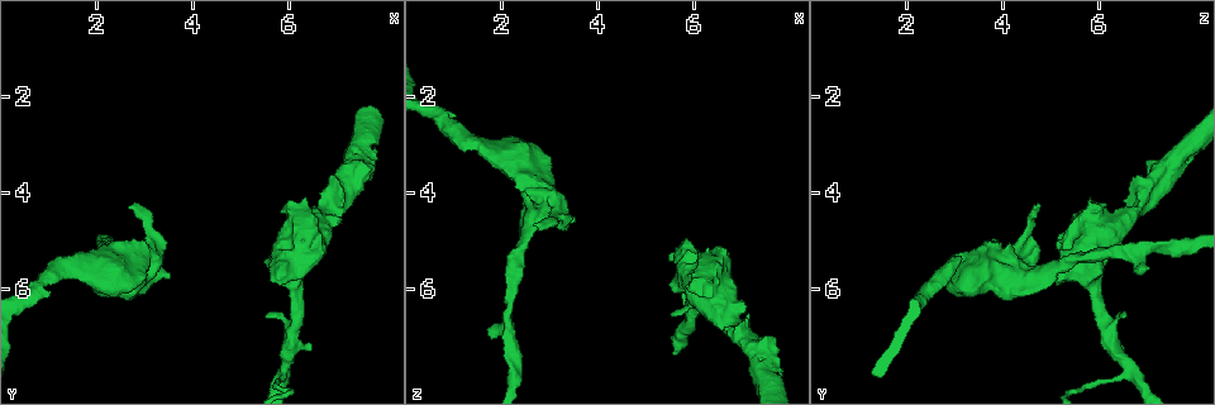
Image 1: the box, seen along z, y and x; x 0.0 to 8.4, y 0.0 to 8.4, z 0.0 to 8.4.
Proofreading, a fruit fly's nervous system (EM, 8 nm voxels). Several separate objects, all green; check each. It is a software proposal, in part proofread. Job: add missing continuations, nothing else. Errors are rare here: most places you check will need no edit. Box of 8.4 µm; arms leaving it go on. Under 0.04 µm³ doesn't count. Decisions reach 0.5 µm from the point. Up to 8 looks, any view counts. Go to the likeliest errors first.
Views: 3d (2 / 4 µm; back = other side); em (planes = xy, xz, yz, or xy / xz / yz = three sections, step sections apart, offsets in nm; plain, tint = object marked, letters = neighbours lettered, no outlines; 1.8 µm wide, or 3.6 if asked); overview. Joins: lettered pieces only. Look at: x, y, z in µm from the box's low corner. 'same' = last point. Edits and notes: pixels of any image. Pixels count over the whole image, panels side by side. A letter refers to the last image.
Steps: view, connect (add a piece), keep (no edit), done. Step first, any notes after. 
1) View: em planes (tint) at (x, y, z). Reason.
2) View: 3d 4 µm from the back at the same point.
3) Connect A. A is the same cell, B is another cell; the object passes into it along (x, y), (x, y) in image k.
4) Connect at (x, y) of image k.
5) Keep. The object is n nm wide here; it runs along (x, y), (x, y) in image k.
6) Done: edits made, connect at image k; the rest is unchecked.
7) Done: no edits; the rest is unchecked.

View: em xz step 4 (letters) at (2.65, 4.30, 4.65). An open end.

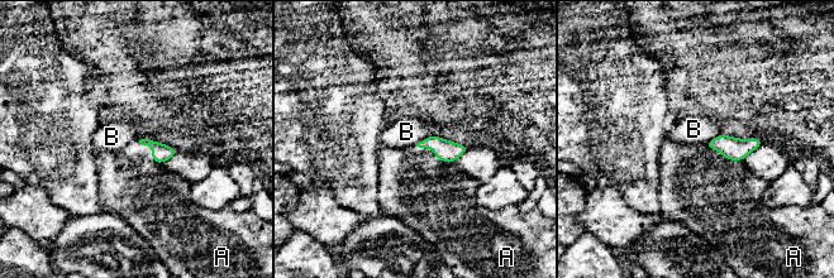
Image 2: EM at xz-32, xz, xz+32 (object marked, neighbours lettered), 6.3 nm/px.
Keep. The longest contact is with A, 260 nm; A and B are other cells; none of them fits.

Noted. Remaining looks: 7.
View: 3d 2 µm at (1.75, 5.55, 6.90). An open end.

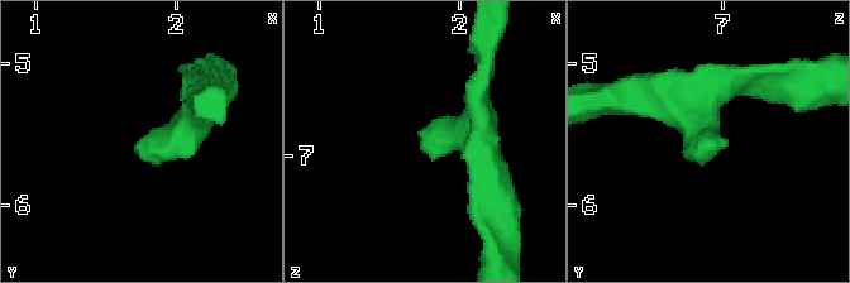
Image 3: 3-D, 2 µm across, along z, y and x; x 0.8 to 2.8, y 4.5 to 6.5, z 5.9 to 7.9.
View: em xz step 16 (tint) at (1.72, 5.58, 6.94).

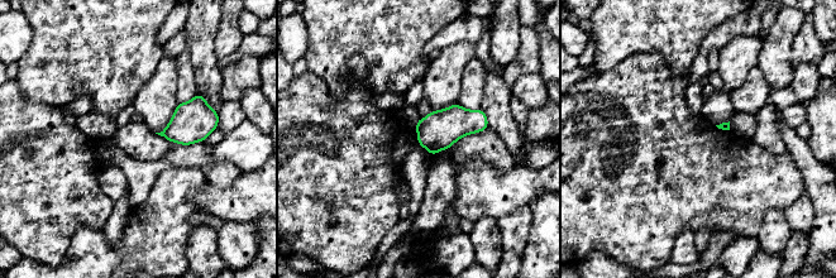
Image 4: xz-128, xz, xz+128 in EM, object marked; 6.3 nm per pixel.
View: em planes (letters) at the same point. Cut it another way.

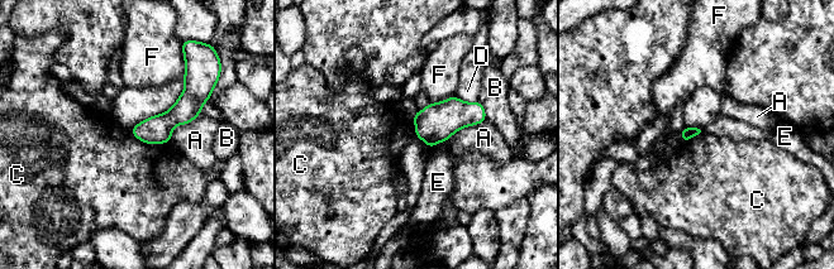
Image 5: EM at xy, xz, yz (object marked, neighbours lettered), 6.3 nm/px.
Keep. A, B, C, D, E and F are other cells; it runs along (198, 92), (158, 129), (136, 131) in image 5; no lettered piece goes on from it.

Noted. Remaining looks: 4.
View: em planes (letters) at (6.40, 7.25, 6.45). An open end.

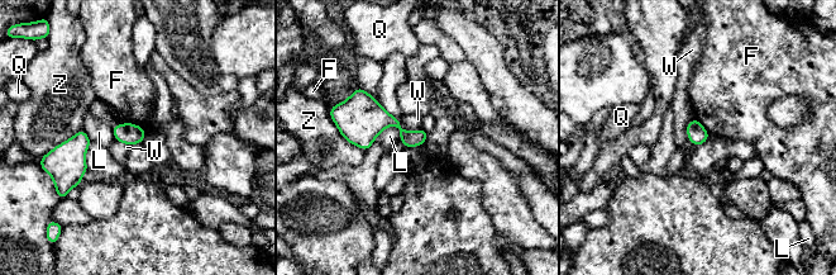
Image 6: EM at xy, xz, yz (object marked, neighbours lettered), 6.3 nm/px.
Keep. F, L, Q, W and Z are other cells; a border runs along (692, 118), (687, 137), (694, 146) in image 6; no lettered piece goes on from it.

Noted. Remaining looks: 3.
Done: no edits; the rest is unchecked.

